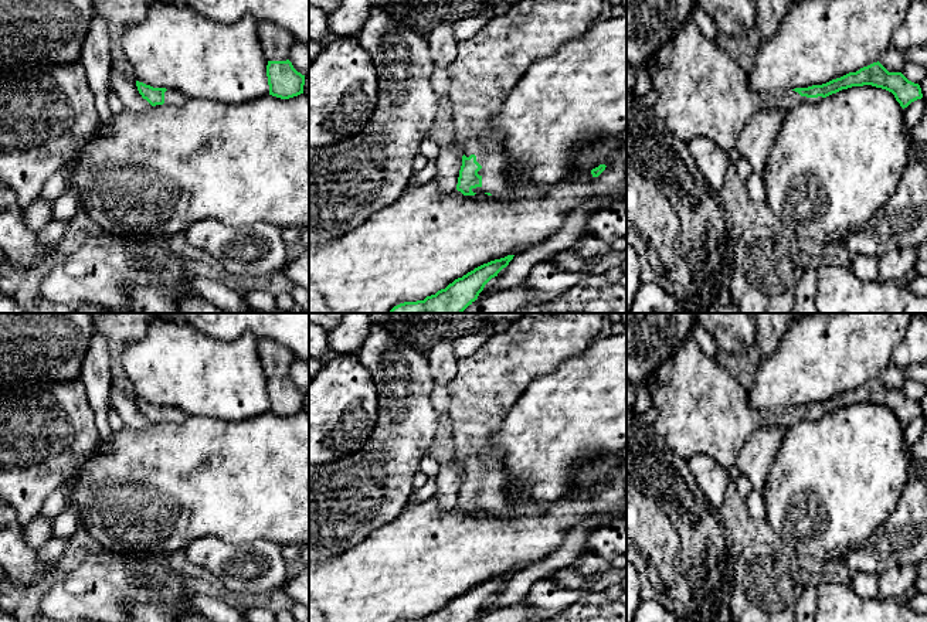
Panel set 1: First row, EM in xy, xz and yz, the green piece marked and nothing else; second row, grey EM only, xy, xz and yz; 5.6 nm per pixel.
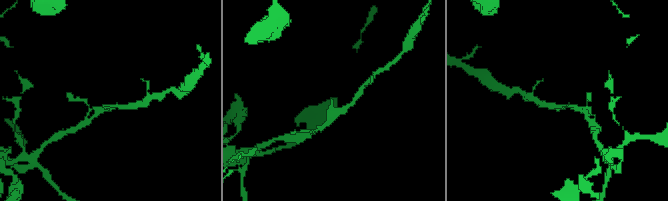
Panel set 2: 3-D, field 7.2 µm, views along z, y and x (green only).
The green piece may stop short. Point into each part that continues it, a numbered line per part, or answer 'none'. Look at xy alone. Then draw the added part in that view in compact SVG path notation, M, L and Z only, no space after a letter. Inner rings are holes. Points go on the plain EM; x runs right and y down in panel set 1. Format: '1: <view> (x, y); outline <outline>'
1: xy (172, 415); outline M167 407L164 409L164 421L166 424L180 424L186 421L187 415L176 407Z

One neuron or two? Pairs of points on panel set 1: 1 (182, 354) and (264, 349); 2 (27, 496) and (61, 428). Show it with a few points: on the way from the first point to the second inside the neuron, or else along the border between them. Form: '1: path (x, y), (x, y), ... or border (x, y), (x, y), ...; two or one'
1: border (257, 340), (257, 356), (262, 371), (268, 377); two
2: path (27, 479), (27, 471), (31, 465), (53, 445); one

